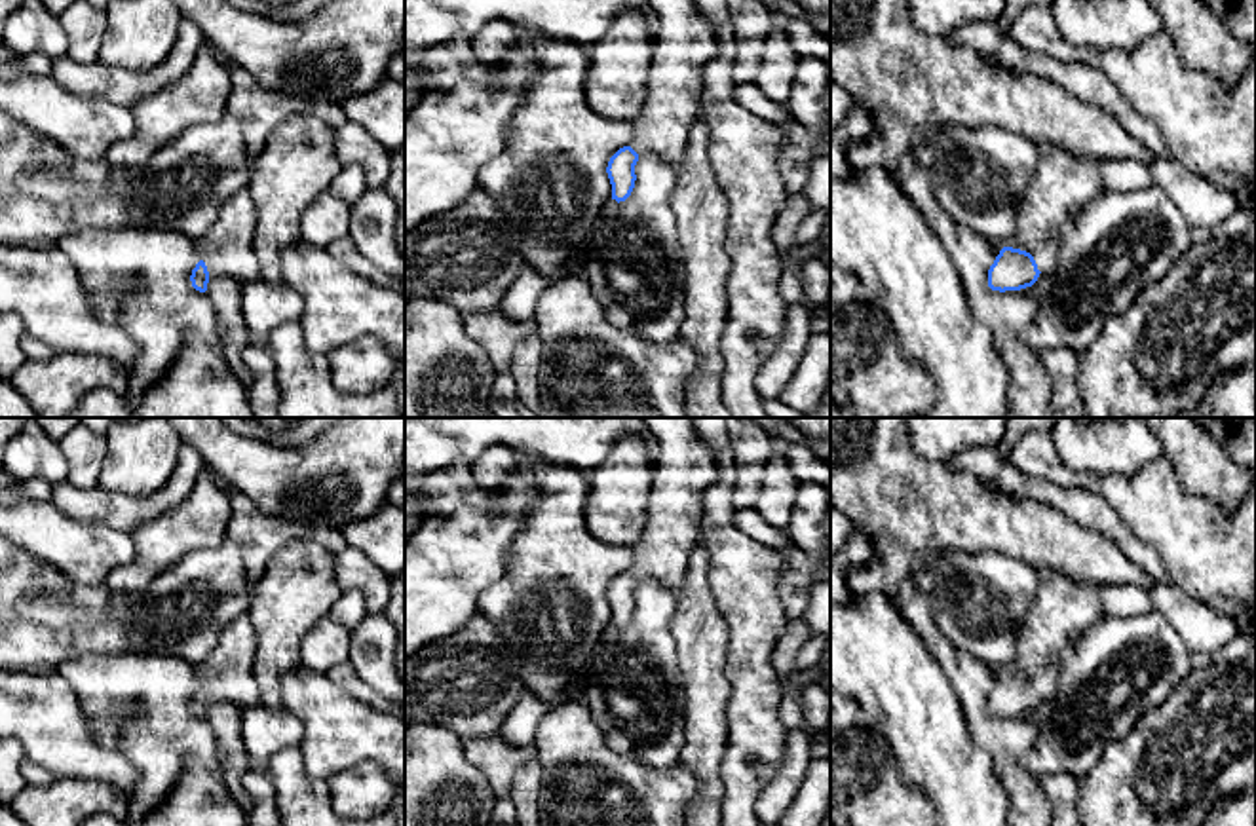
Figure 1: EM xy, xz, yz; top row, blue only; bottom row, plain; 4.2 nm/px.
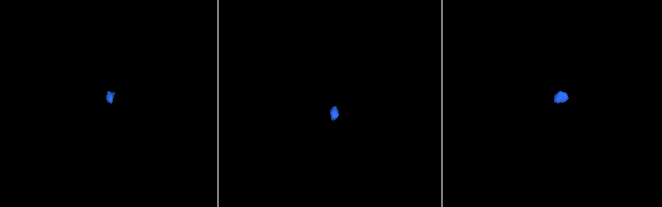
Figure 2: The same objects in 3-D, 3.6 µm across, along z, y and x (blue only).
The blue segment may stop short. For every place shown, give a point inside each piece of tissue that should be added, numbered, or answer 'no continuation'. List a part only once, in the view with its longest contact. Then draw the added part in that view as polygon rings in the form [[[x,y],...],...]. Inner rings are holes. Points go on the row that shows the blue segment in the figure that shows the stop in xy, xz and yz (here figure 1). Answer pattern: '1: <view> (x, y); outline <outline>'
1: yz (1063, 183); outline [[[1053,142],[1037,146],[1039,160],[1018,203],[1015,235],[1003,245],[1026,251],[1043,273],[1060,249],[1060,228],[1087,203],[1106,192],[1098,167],[1085,156],[1068,152]]]

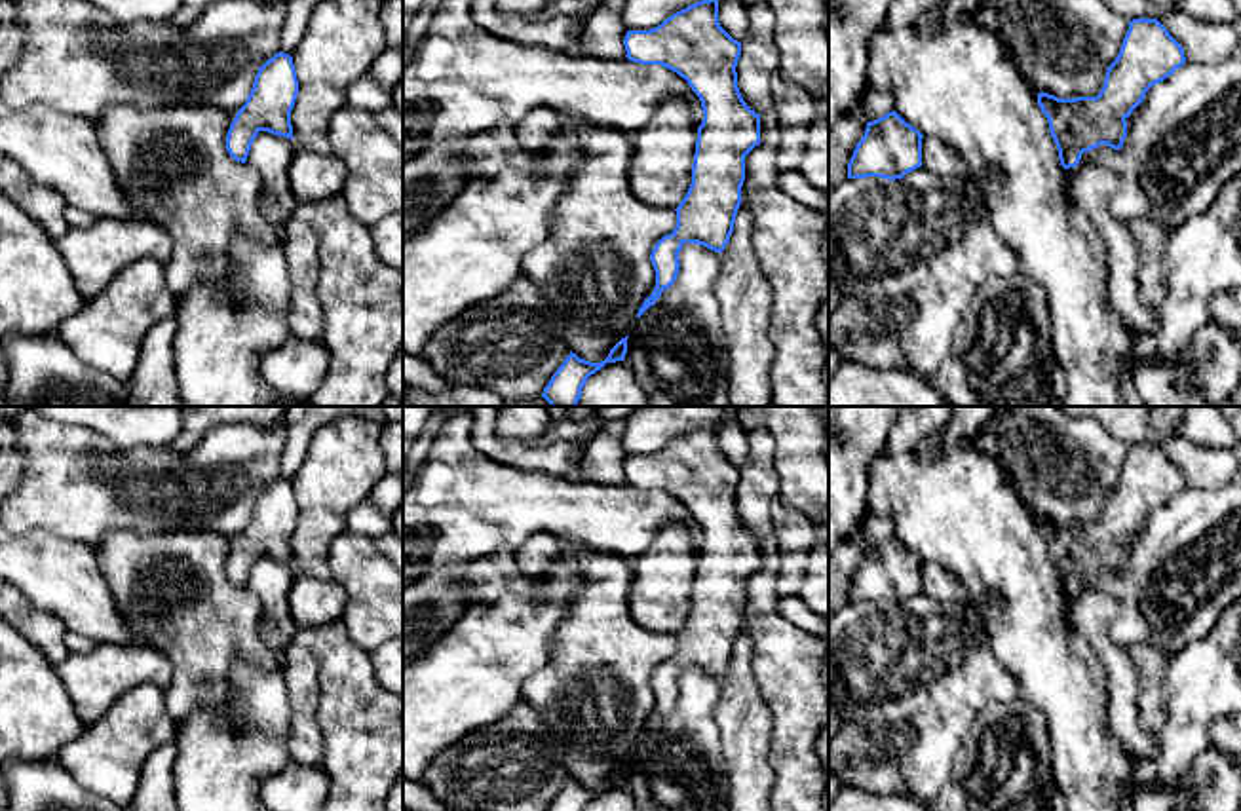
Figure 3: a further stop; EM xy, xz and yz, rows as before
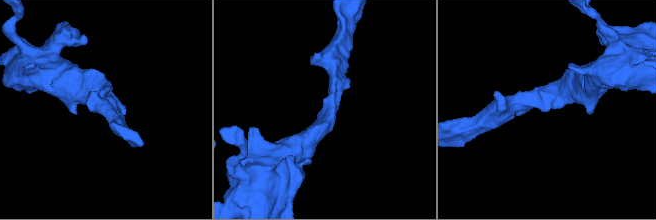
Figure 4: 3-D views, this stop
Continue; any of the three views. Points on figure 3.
no continuation

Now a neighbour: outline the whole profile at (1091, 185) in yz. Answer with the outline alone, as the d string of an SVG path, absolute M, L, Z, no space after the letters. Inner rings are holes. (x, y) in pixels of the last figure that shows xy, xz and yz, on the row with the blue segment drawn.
M1078 163L1066 169L1074 201L1091 217L1104 239L1108 255L1108 300L1123 327L1131 332L1155 332L1157 308L1144 306L1138 298L1138 241L1127 224L1116 218L1108 201L1119 186L1119 177L1100 165Z

